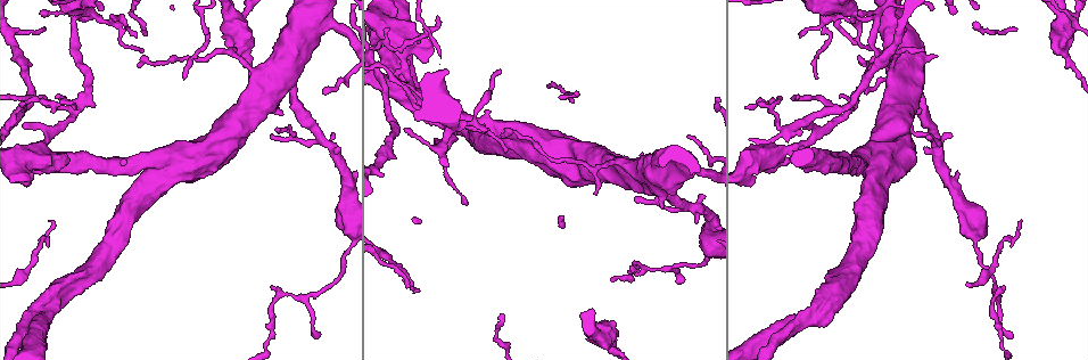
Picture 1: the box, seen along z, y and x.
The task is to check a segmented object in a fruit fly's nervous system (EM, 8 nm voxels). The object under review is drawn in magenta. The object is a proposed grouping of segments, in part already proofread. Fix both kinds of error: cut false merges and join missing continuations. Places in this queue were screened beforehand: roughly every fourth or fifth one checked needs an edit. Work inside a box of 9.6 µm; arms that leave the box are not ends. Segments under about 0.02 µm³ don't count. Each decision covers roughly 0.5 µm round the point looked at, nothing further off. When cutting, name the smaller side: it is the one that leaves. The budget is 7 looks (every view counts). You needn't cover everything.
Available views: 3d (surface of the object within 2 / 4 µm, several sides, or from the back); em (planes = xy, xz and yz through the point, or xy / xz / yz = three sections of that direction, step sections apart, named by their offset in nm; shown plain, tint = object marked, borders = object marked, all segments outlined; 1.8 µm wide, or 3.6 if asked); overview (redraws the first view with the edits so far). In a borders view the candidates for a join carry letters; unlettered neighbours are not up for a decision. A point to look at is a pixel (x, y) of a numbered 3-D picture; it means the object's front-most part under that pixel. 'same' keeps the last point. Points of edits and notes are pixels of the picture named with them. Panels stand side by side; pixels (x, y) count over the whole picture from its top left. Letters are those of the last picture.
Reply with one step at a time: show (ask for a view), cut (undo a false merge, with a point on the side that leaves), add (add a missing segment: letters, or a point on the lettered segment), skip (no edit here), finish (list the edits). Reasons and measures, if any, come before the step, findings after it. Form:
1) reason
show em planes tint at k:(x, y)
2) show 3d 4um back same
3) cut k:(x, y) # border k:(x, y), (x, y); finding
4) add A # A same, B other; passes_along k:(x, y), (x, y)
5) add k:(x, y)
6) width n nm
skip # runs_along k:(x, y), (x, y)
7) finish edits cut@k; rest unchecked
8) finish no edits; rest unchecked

thin arm on a thick one
show em planes borders at 1:(452, 127)

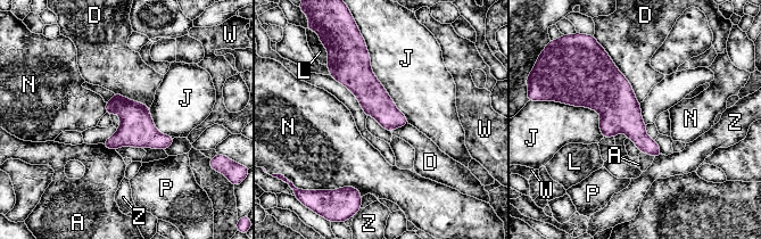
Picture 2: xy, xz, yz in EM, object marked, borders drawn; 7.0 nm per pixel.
skip # A other, D other, J other, L other, N other, P other, W other, Z other; border 2:(603, 48), (629, 82), (639, 104); all the same neuron

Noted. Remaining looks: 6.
three-way junction
show 3d 4um at 1:(854, 107)

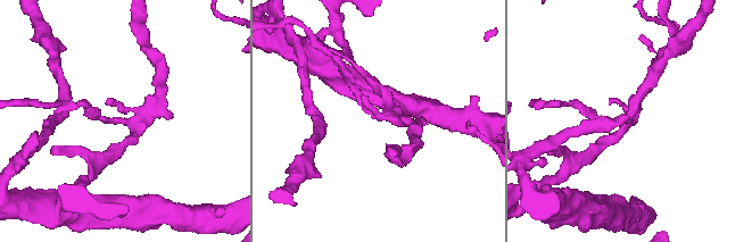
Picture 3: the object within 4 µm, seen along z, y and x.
show em planes borders at 3:(391, 113)

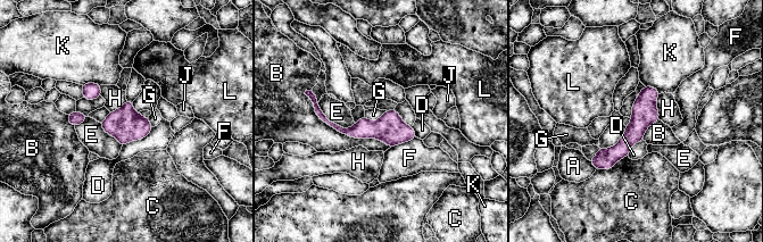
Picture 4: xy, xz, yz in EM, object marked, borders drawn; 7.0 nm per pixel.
width 190 nm
skip # A other, B other, C other, D other, E other, F other, G other, H other, J other, K other, L other; one neuron here

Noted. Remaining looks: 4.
four arms meet
show 3d 4um at 1:(916, 85)

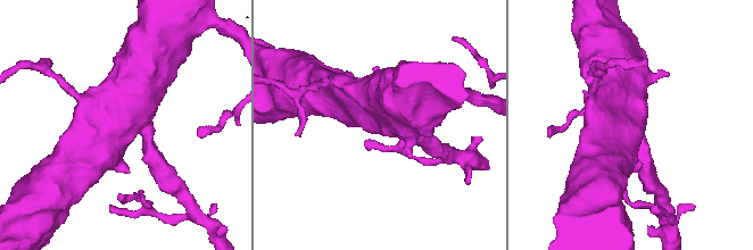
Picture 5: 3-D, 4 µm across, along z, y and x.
arms 4; need the tissue
show em 3.6um yz step 4 borders at 5:(636, 124)

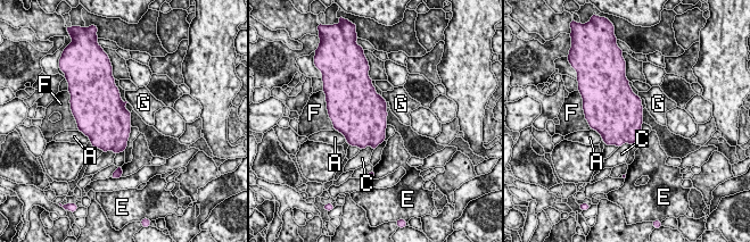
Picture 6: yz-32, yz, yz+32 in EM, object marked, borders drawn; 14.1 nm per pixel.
show em 3.6um planes borders same

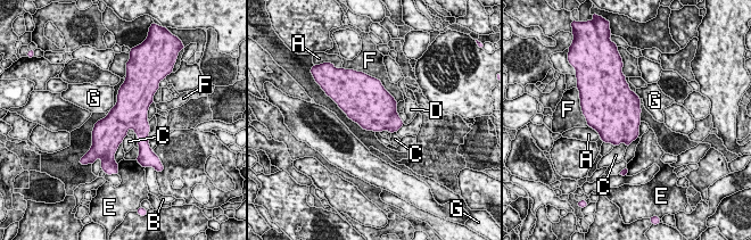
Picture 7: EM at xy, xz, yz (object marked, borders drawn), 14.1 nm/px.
longest_contact F 400 nm
skip # A other, B other, C other, D other, E other, F other, G other; all the same neuron

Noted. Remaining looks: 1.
finish no edits; rest unchecked

